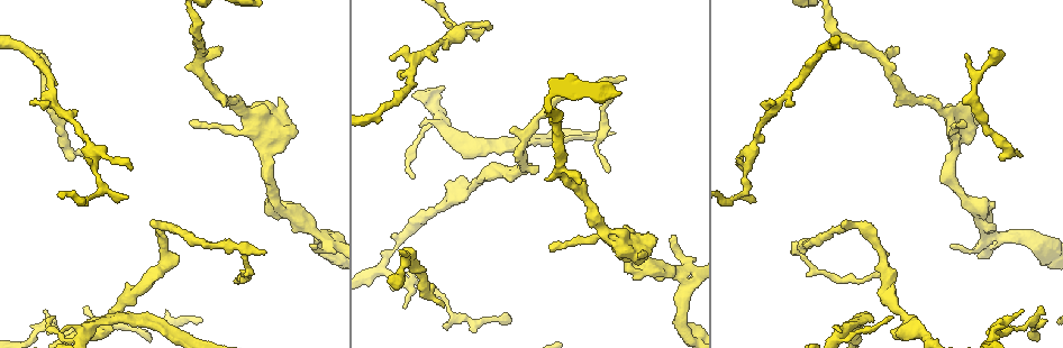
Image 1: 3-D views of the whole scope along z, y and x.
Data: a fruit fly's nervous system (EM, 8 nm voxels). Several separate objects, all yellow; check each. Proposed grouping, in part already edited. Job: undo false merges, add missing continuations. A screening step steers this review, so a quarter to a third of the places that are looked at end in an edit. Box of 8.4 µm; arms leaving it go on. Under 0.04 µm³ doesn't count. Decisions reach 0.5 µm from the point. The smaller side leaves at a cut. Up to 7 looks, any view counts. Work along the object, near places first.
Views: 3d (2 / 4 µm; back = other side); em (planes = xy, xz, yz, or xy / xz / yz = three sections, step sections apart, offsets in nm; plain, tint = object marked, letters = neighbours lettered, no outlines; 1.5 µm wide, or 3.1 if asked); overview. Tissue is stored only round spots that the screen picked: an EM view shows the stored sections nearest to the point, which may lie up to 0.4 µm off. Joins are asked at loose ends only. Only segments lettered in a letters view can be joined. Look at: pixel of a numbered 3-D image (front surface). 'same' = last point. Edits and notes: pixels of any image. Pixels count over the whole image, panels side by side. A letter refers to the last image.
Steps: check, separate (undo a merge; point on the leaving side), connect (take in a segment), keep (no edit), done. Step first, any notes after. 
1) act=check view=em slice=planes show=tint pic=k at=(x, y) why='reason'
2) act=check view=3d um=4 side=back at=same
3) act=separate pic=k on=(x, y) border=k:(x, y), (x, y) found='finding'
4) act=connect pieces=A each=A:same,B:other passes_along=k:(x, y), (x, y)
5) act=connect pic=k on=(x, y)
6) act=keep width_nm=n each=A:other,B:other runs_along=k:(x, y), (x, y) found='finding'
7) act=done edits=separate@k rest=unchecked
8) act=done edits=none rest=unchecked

act=check view=3d um=4 pic=1 at=(996, 55) why='branch stops here'

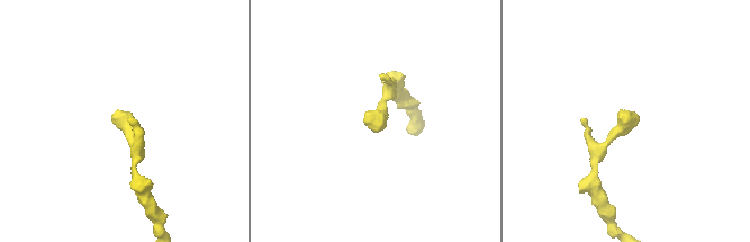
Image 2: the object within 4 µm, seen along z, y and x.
act=check view=em slice=xy step=8 show=letters pic=2 at=(111, 116)

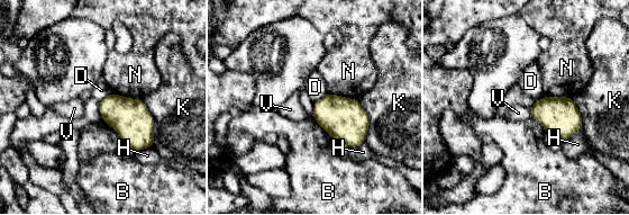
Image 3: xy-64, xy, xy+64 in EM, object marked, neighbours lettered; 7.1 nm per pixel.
act=keep longest_contact=K:300nm each=B:other,D:other,H:other,K:other,N:other,V:other border=3:(529, 109), (532, 116) found='no lettered segment goes on from it'

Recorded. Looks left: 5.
act=check view=3d um=4 pic=1 at=(990, 234) why='two arms in line, one across'

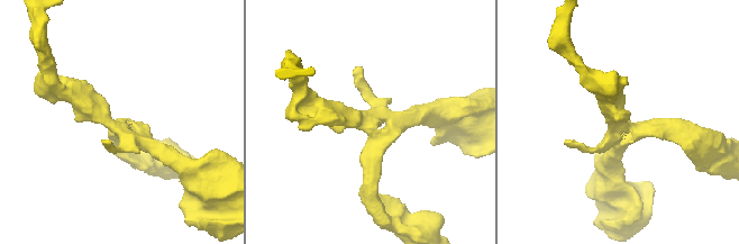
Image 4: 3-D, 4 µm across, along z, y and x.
act=check view=em slice=planes show=tint pic=4 at=(112, 124) why='need the tissue'

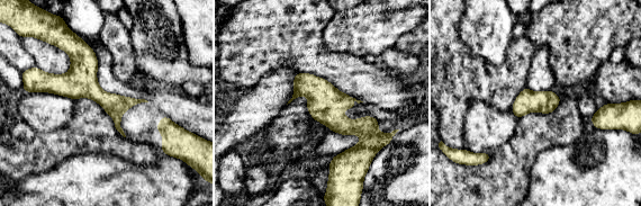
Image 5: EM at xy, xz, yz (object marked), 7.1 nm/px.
act=check view=em slice=planes show=letters at=same

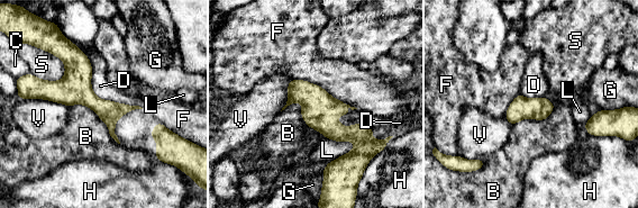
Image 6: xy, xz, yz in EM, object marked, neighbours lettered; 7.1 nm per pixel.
act=keep each=B:other,C:other,D:other,F:other,G:other,H:other,L:other,S:other,V:other border=6:(70, 106), (88, 106), (119, 144) found='continuous, no second neuron'

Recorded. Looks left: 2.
act=check view=em slice=planes show=letters pic=1 at=(442, 307) why='branch stops here'

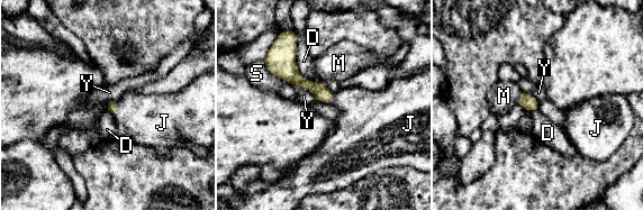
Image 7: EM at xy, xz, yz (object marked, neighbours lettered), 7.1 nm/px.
act=connect pieces=J longest_contact=D:420nm each=D:other,J:same,M:other,S:other,Y:other found='it goes on there'

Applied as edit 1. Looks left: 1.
act=done edits=connect@7 rest=unchecked

